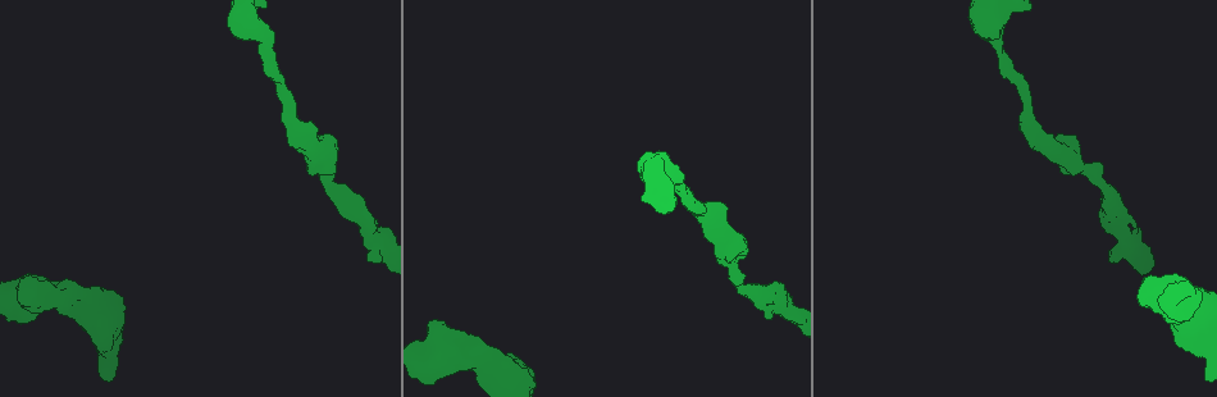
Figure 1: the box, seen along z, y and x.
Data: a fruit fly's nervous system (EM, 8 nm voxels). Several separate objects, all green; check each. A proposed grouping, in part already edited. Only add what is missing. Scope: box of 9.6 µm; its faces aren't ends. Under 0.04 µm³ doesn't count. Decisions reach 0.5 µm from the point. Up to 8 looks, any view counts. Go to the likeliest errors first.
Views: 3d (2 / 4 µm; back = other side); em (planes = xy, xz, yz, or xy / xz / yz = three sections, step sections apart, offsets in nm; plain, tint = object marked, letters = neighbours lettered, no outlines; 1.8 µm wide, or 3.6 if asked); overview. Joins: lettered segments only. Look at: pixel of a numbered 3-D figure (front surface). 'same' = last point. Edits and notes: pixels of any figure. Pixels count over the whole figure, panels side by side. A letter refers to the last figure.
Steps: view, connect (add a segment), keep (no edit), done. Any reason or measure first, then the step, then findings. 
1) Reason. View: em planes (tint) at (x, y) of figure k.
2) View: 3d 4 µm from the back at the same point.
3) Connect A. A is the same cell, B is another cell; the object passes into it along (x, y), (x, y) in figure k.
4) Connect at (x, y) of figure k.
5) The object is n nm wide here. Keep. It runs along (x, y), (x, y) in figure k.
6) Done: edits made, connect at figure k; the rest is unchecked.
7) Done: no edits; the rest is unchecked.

Thick turns thin. View: 3d 4 µm at (112, 326) of figure 1.

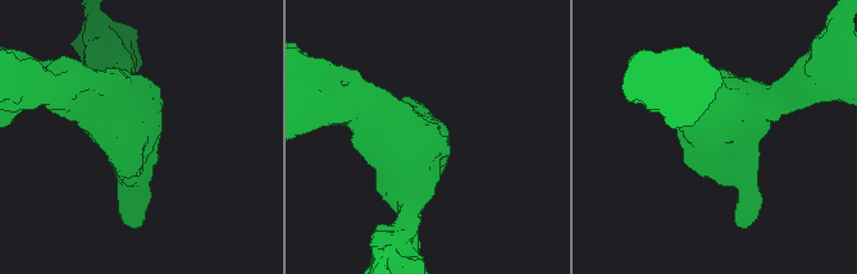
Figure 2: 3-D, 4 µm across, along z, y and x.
View: em 3.6 µm yz step 16 (tint) at (730, 135) of figure 2.

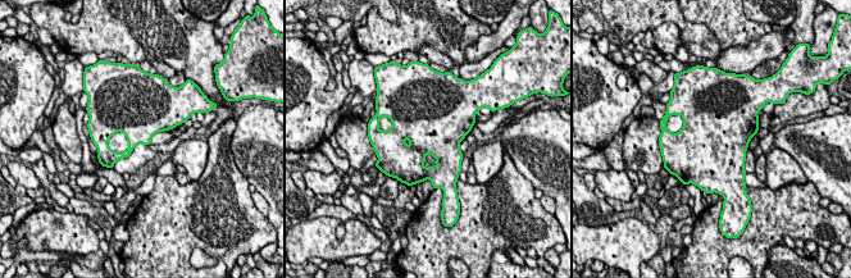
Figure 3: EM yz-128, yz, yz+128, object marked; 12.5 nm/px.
View: em 3.6 µm yz step 16 (letters) at the same point.

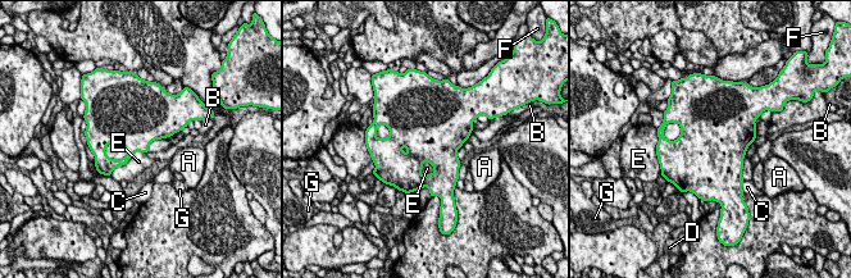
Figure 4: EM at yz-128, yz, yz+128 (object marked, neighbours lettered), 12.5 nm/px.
Keep. A, B, C, D, E, F and G are other cells; a border runs along (145, 151), (135, 151), (109, 174) in figure 4; no lettered segment goes on from it.

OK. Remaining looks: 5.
An open end. View: em planes (letters) at (368, 257) of figure 1.

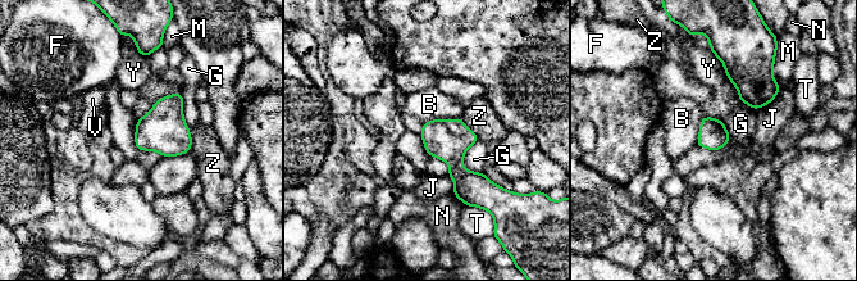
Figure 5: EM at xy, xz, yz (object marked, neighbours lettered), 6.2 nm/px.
Keep. B, F, G, J, M, N, T, V, Y and Z are other cells; a border runs along (478, 139), (463, 164), (482, 173) in figure 5; no lettered segment goes on from it.

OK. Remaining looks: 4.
Stops while still wide. View: em 3.6 µm xy step 16 (tint) at (425, 382) of figure 1.

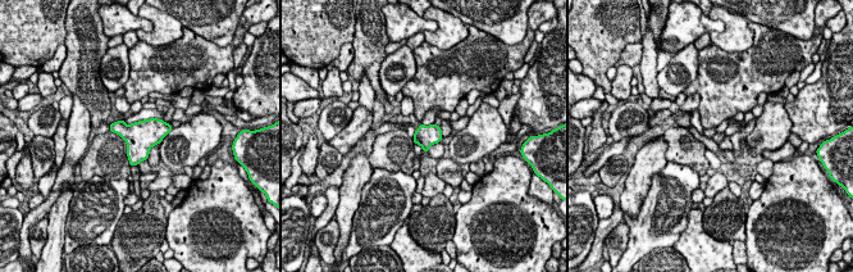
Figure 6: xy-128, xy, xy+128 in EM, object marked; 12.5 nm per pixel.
View: em 3.6 µm yz step 16 (letters) at the same point.

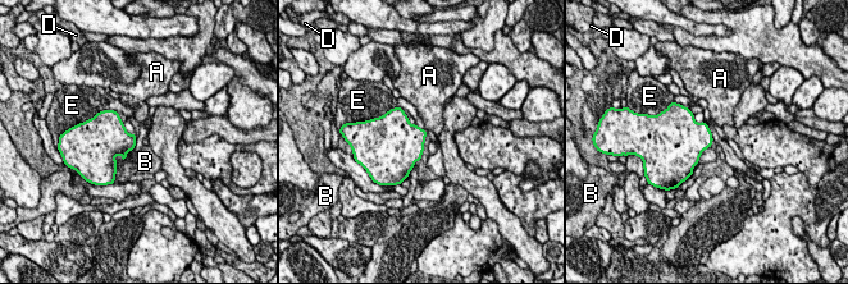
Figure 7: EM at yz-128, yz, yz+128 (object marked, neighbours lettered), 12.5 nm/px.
Keep. A, B, D and E are other cells; no lettered segment goes on from it.

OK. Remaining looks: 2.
Thick turns thin. View: 3d 2 µm at (731, 268) of figure 1.

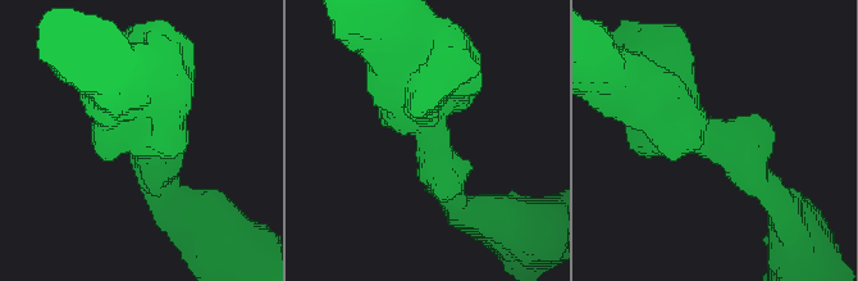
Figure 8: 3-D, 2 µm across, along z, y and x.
The arms are 240, 440 nm wide. View: em planes (letters) at (144, 135) of figure 8.

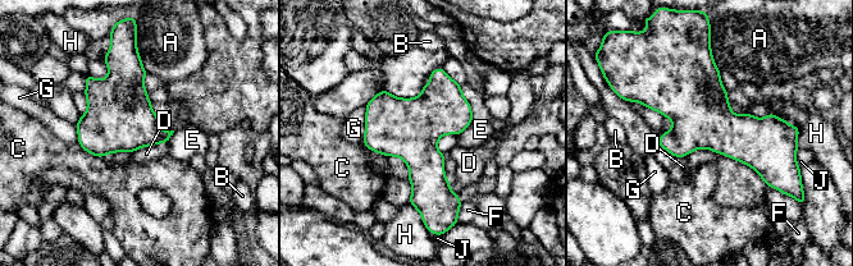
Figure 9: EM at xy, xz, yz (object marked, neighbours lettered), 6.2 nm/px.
Keep. A, B, C, D, E, F, G, H and J are other cells; a border runs along (717, 152), (694, 148), (676, 157) in figure 9; no lettered segment goes on from it.

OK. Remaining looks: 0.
Done: no edits; the rest is unchecked.

